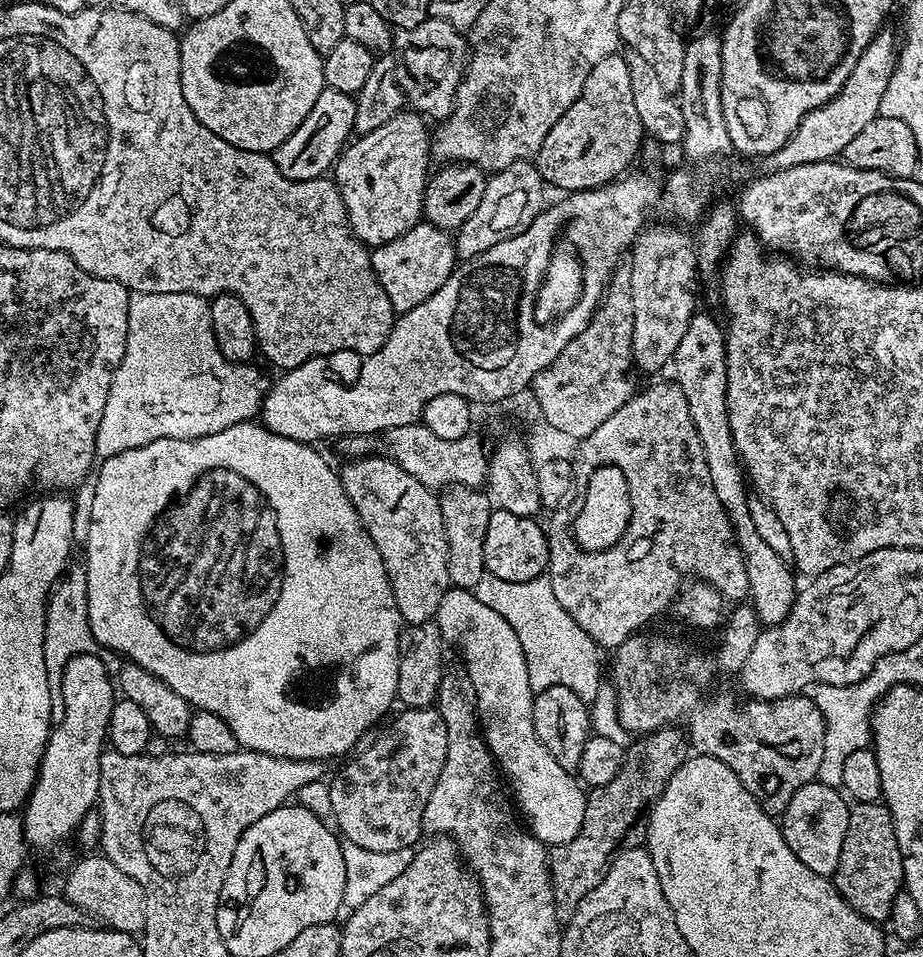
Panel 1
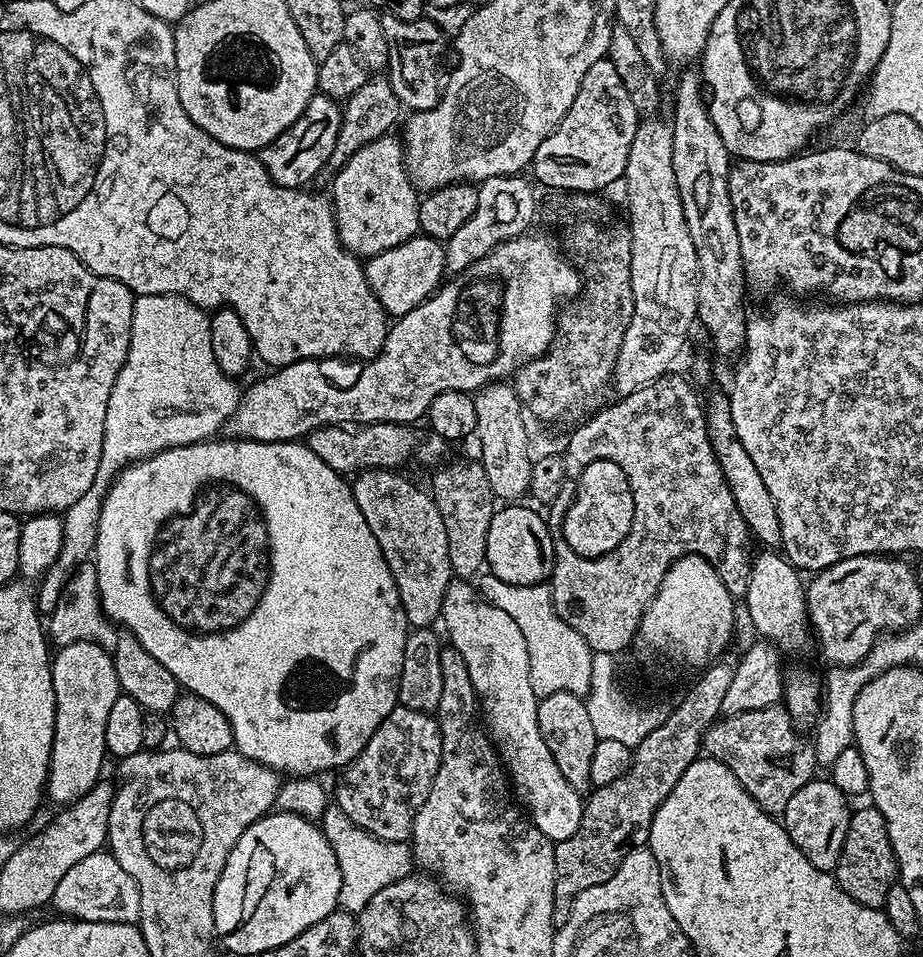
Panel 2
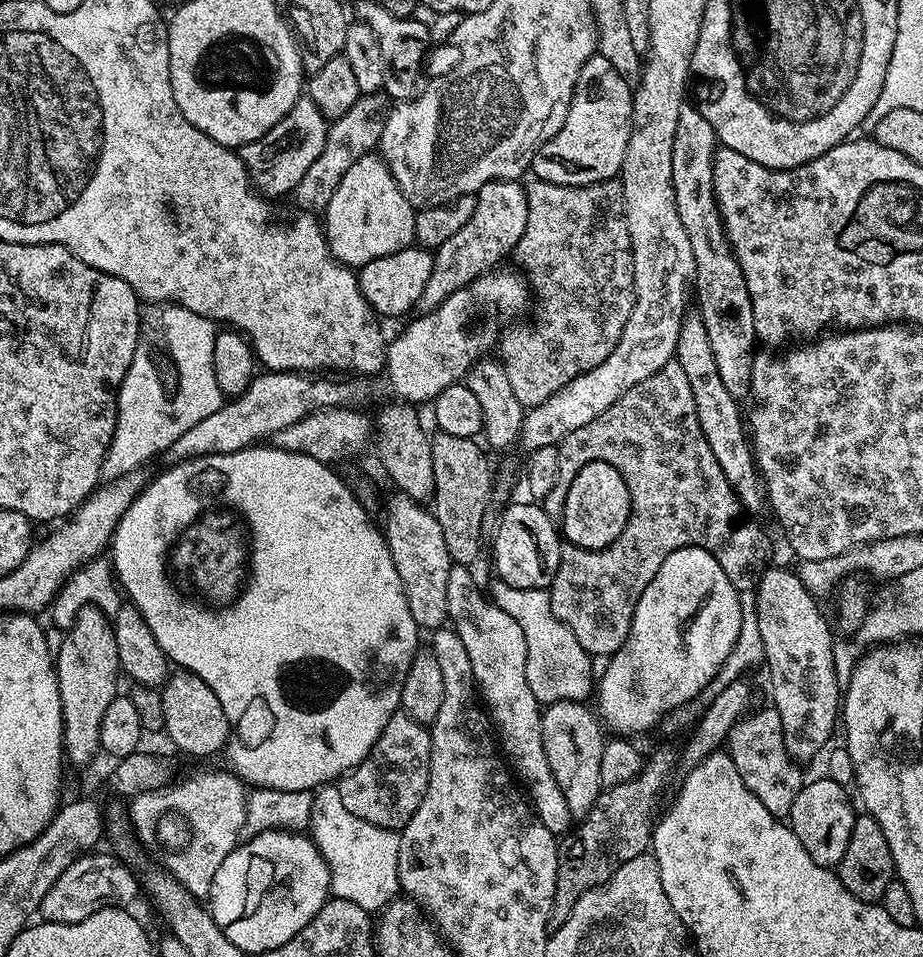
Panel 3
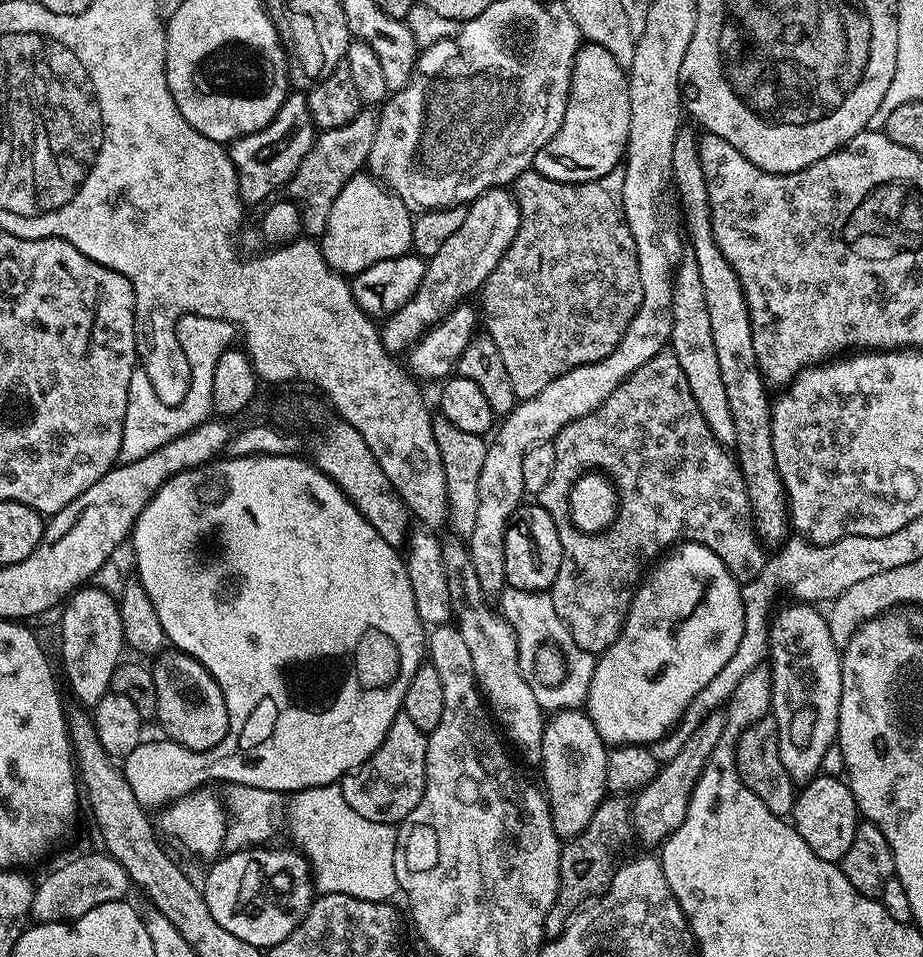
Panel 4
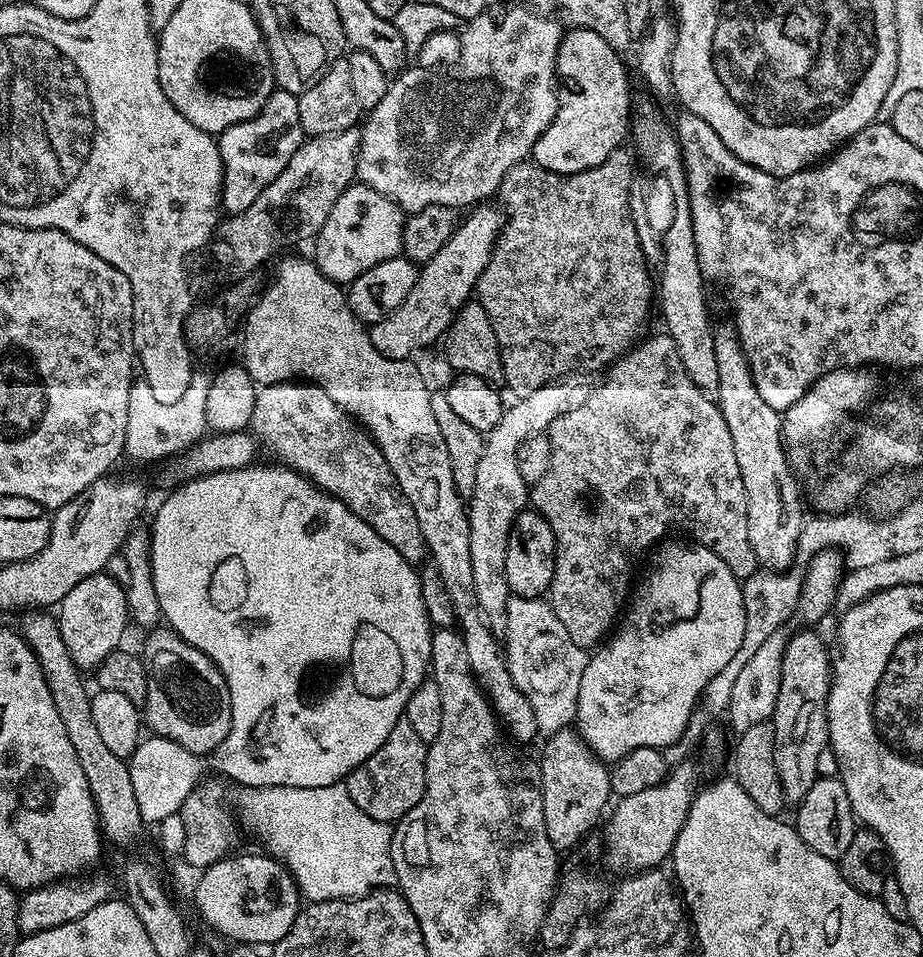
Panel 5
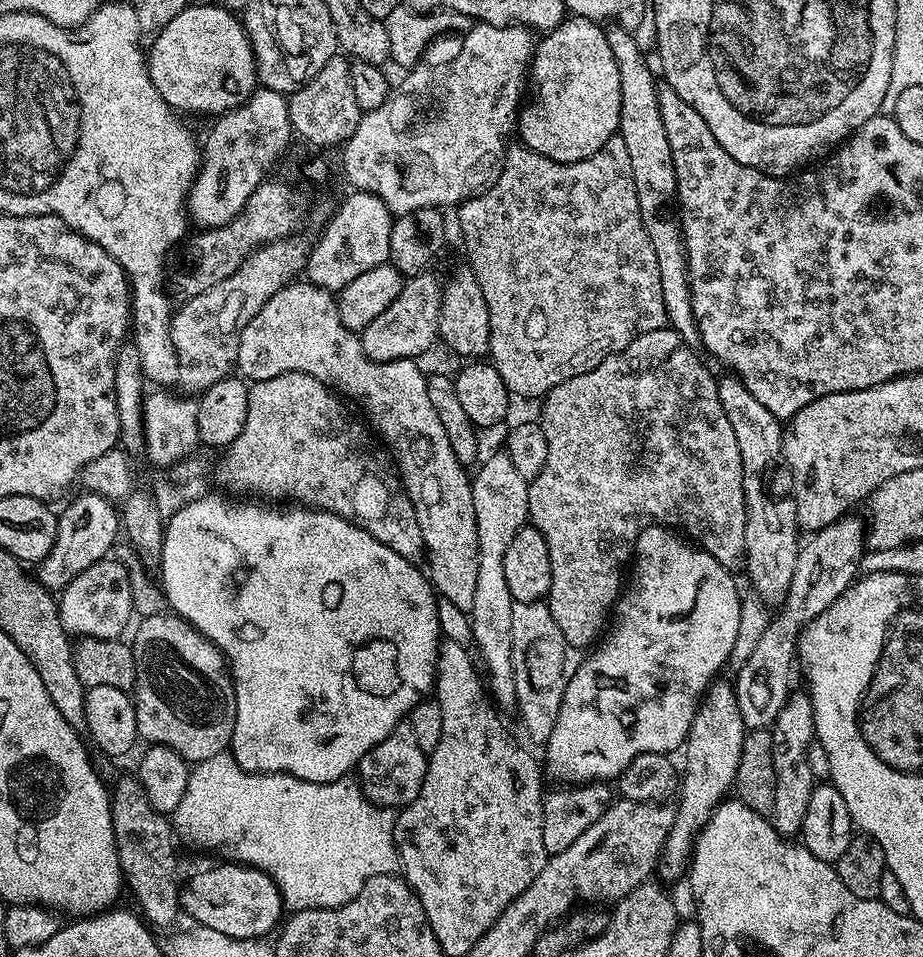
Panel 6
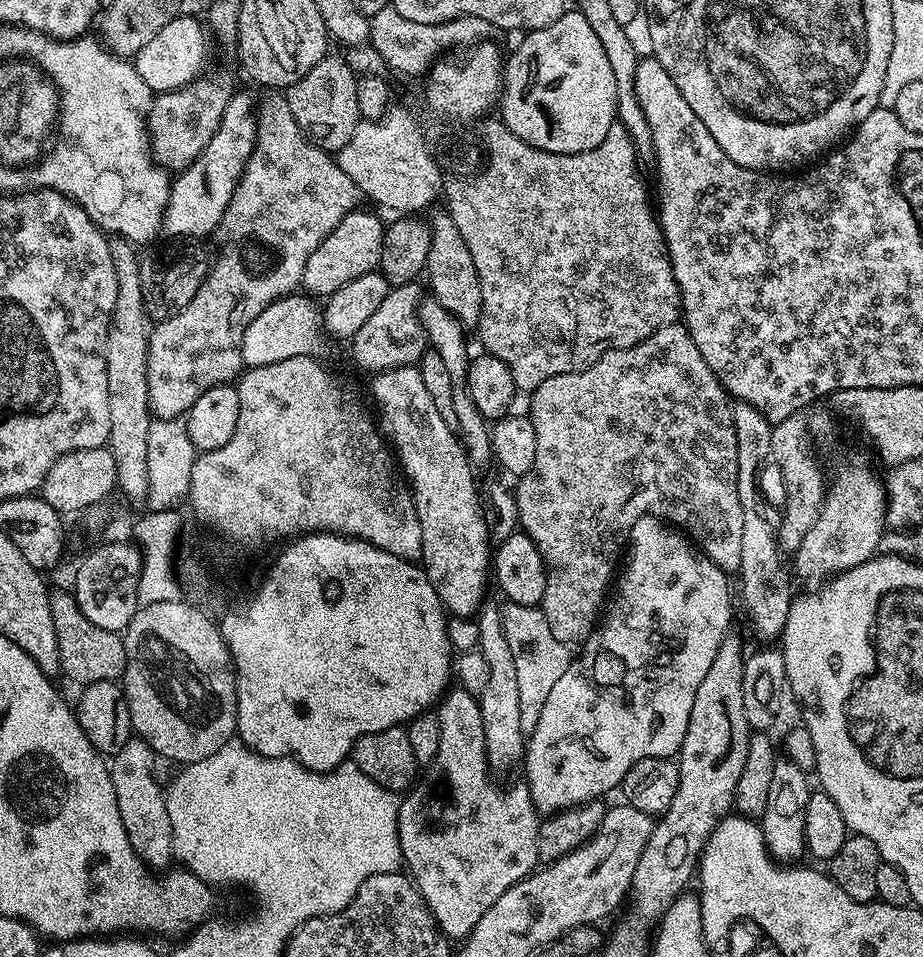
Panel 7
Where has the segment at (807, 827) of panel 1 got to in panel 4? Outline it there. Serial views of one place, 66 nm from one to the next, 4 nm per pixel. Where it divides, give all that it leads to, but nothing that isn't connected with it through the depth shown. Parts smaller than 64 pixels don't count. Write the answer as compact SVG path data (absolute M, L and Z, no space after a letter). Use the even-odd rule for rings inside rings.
M823 774L817 775L816 779L803 785L797 791L796 803L792 805L790 813L790 823L806 842L806 846L810 846L810 850L814 850L814 854L818 854L818 858L833 862L840 861L846 854L846 850L850 850L850 842L854 842L854 834L858 823L858 813L856 811L856 803L852 797L852 791L843 779Z

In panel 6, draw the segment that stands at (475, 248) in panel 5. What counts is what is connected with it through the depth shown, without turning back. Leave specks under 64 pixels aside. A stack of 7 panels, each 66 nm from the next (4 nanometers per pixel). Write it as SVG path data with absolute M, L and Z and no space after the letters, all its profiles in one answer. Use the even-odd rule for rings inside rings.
M431 271L417 276L409 276L402 290L370 326L359 333L362 350L366 358L374 362L394 362L395 360L416 360L431 346L437 343L440 330L440 293L442 280L432 276Z

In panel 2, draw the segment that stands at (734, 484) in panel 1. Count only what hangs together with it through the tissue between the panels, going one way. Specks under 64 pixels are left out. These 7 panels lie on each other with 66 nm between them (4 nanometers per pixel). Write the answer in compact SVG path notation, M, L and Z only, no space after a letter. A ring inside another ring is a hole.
M760 550L764 552L760 552L751 557L752 561L752 569L750 570L750 582L746 586L746 594L742 597L742 602L749 607L749 614L751 617L751 621L756 627L756 635L757 637L763 638L765 641L771 642L776 645L777 649L783 650L785 653L788 652L796 652L800 647L803 646L807 640L810 640L810 617L808 615L808 598L806 595L806 584L802 579L800 581L801 573L794 567L794 565L788 563L787 559L779 551L776 550Z

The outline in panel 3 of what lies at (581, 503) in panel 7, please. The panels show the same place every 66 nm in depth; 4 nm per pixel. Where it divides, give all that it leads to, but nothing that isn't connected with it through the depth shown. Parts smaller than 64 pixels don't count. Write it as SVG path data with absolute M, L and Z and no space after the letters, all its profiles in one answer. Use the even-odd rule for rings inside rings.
M675 358L670 362L666 362L666 366L662 366L662 370L658 370L658 374L650 374L650 378L638 382L638 386L630 386L630 390L626 390L626 394L622 394L622 398L618 398L618 402L614 402L614 406L610 406L610 410L598 414L598 418L594 418L594 422L586 422L586 426L578 426L578 430L570 433L558 447L560 449L558 454L558 482L554 482L554 487L551 488L550 494L546 494L546 498L542 501L544 513L551 520L559 521L561 519L563 503L566 502L567 491L570 489L572 481L574 481L574 476L578 474L582 466L586 466L587 463L595 460L609 463L610 466L614 466L614 469L621 472L626 486L629 487L629 498L632 503L632 510L625 529L608 548L598 550L582 549L567 542L561 543L560 546L558 574L554 578L548 593L550 606L554 610L556 617L570 630L570 634L574 634L574 638L578 638L578 642L588 651L589 656L593 658L599 658L599 656L601 658L610 657L619 650L622 642L626 642L626 638L630 634L634 610L638 606L638 598L642 598L642 590L646 590L646 586L650 586L650 578L654 578L654 574L658 574L658 566L662 566L662 562L666 562L666 558L670 554L674 554L674 550L693 546L705 548L716 559L718 566L722 566L722 570L726 570L726 578L730 578L730 582L736 587L737 592L741 593L755 589L757 582L760 581L760 576L770 564L770 560L768 560L768 536L752 521L755 519L744 511L740 500L730 486L730 482L726 482L726 474L722 474L722 466L718 466L718 458L714 458L714 454L710 451L710 442L706 442L706 438L702 434L702 426L698 426L698 414L694 410L694 394L690 390L690 381L686 379L682 366Z

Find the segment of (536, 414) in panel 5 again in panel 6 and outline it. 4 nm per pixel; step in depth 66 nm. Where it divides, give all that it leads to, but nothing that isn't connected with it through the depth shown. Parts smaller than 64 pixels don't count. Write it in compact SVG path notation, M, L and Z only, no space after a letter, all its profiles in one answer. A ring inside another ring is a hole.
M500 450L493 456L487 456L483 457L482 463L475 469L476 476L474 472L471 477L474 522L478 530L478 586L474 586L474 602L470 609L472 638L475 647L480 647L480 654L484 658L482 668L486 673L486 688L491 699L497 705L512 706L516 703L514 658L510 634L514 601L510 594L510 586L506 586L504 555L510 546L510 541L514 539L514 534L518 534L518 530L522 530L529 523L529 481L524 480L522 474L518 474L518 469L514 466L514 462L510 462L507 451Z

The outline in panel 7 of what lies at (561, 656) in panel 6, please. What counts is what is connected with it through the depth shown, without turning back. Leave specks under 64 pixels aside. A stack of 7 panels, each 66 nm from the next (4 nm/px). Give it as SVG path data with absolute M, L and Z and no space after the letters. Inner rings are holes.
M505 603L504 633L506 642L510 642L510 651L514 654L514 666L518 670L518 698L522 706L522 730L530 734L542 715L542 708L546 706L546 698L550 690L558 683L558 678L566 674L574 659L574 652L569 645L558 642L554 633L550 631L550 622L546 622L543 607L518 606Z

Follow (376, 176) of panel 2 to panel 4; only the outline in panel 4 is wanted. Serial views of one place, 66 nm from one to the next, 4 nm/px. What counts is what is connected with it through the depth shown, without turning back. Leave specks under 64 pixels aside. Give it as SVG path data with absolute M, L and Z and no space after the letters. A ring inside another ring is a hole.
M361 170L334 198L330 222L326 222L324 235L319 237L320 253L333 272L345 278L357 276L374 262L398 258L412 252L413 209L407 208L393 192L388 191L375 176Z

